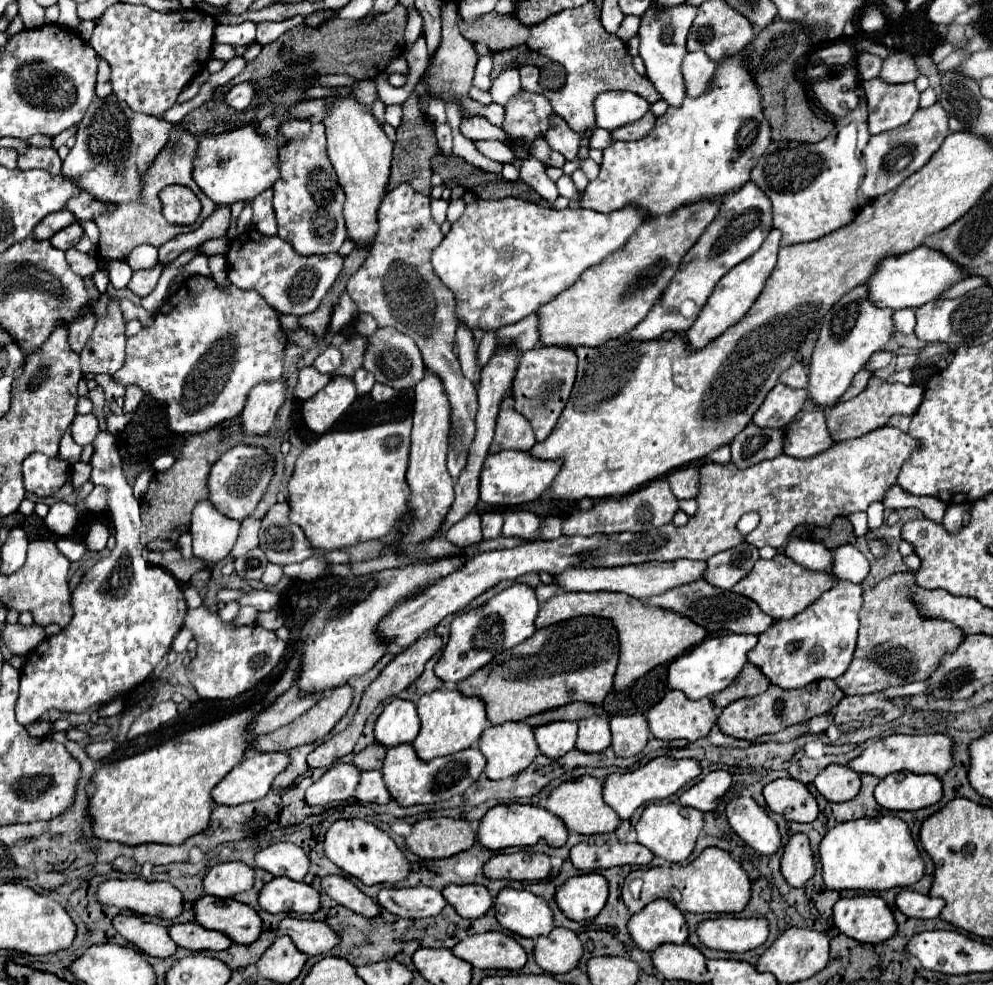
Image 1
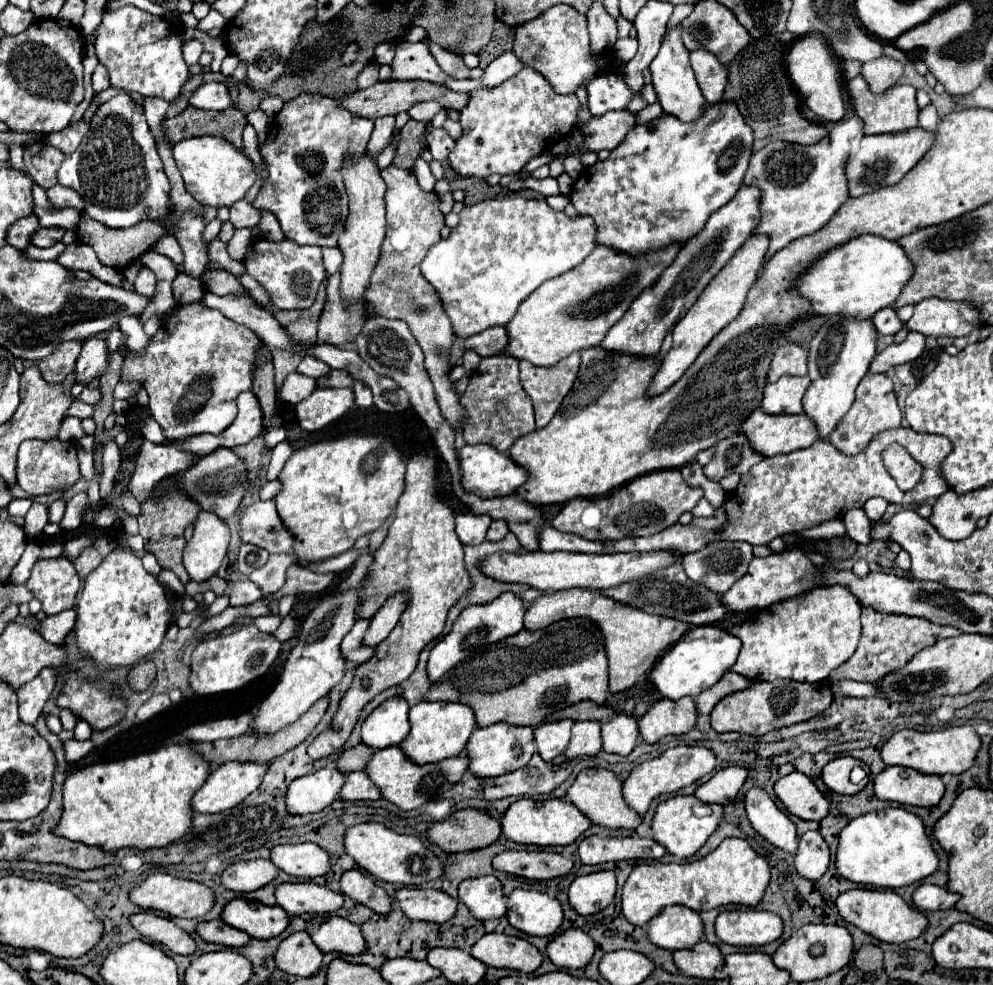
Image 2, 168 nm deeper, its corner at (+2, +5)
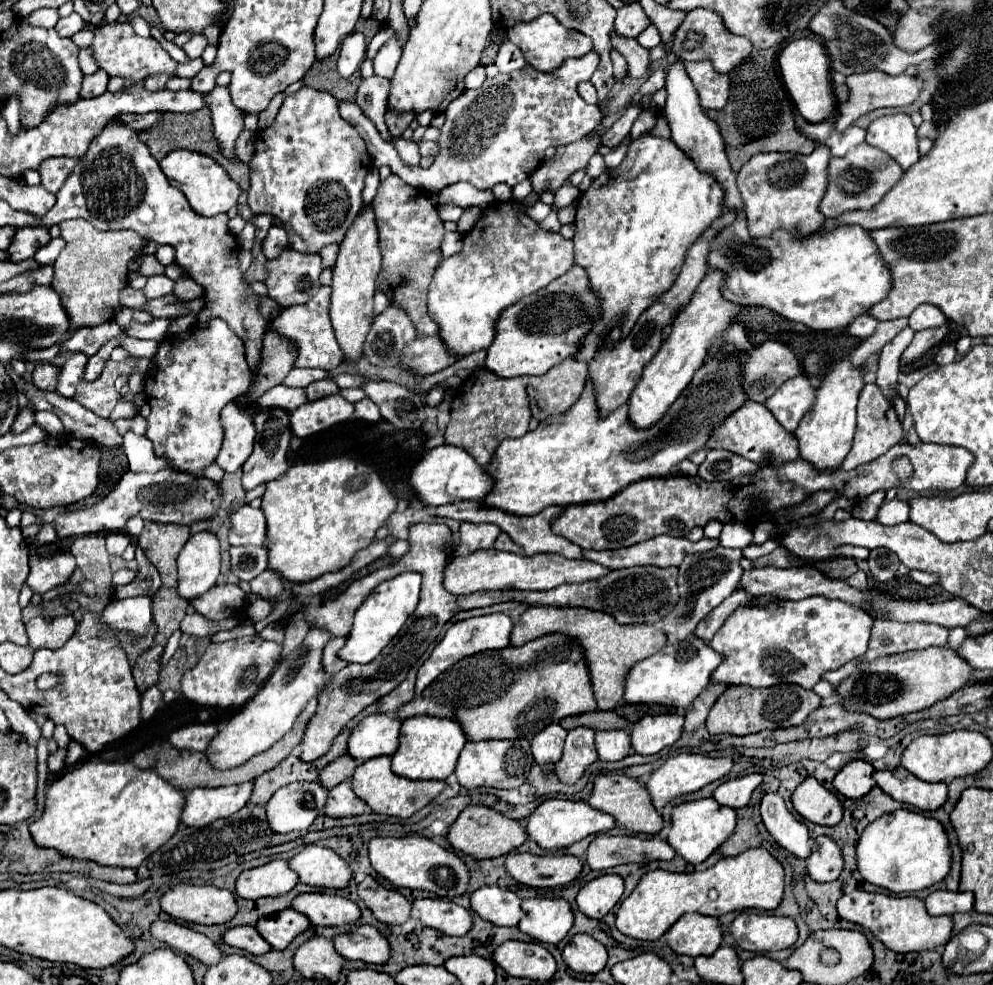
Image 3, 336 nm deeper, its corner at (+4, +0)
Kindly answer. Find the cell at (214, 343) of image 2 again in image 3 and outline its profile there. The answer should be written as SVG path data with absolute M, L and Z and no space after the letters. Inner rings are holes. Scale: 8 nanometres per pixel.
M211 320L207 328L191 328L181 336L169 336L163 340L159 352L151 358L151 366L145 374L145 396L151 404L151 416L147 418L145 436L153 442L153 450L161 458L169 458L169 468L187 472L191 476L203 476L203 470L215 462L223 442L223 428L219 412L227 402L233 402L247 394L251 386L251 370L245 360L245 344L225 320Z

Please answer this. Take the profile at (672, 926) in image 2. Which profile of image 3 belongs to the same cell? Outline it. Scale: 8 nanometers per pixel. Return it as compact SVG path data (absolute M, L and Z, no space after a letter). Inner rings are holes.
M685 914L673 924L663 940L677 954L687 954L695 958L703 954L713 954L723 942L723 932L719 928L719 920L713 916Z

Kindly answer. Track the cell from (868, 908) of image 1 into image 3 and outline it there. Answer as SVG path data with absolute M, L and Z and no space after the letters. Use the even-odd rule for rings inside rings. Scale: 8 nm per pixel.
M855 888L843 894L837 900L837 912L843 920L863 926L873 932L889 950L893 952L923 952L923 950L939 950L951 940L953 920L949 916L931 916L925 910L925 902L913 896L895 898L879 892L865 892Z

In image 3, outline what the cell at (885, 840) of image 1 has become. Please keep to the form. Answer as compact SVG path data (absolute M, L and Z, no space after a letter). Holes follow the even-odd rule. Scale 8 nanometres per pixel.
M911 810L885 814L865 828L857 844L857 868L861 876L889 892L915 892L929 888L951 870L951 846L943 824Z

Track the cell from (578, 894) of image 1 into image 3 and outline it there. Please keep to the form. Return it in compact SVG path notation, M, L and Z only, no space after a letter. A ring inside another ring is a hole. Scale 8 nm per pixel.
M605 874L587 882L577 894L579 910L589 918L603 918L623 896L623 878Z

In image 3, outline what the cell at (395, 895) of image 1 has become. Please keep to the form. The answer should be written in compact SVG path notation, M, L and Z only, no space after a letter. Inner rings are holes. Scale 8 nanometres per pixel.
M419 898L415 906L421 910L421 922L449 936L467 934L473 926L473 912L443 898Z

